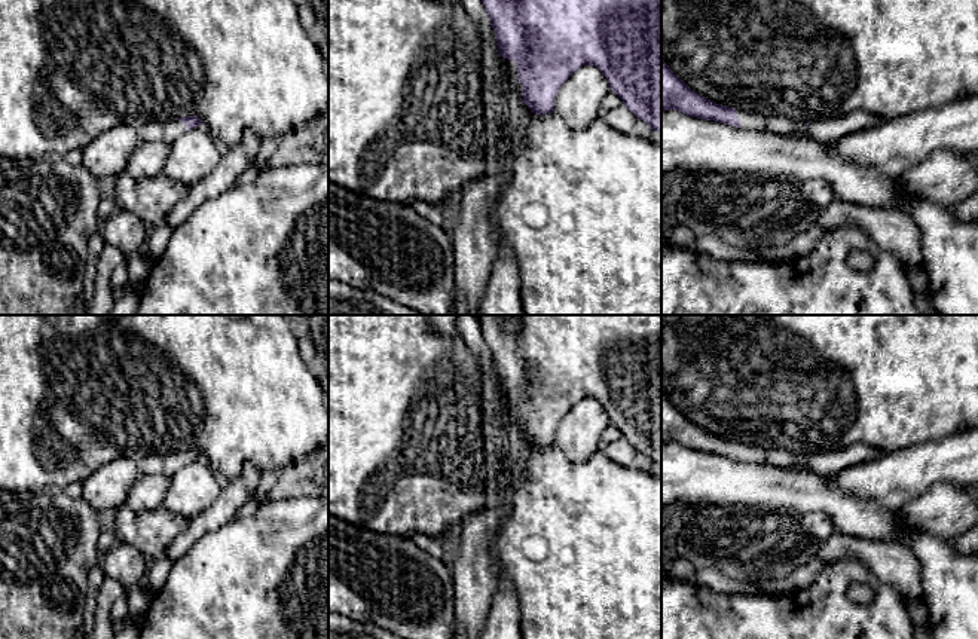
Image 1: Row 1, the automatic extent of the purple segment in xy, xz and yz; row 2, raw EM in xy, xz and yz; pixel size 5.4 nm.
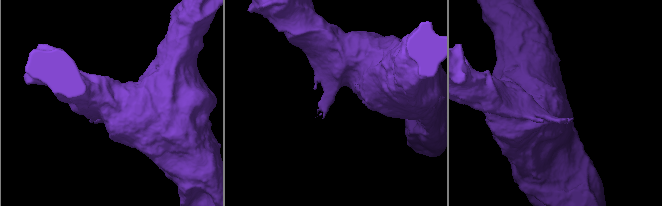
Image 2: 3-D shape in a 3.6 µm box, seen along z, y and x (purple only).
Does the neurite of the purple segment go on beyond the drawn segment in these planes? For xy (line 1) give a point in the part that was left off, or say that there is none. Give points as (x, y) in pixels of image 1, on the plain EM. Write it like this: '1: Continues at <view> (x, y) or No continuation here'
1: Continues at xy (168, 464)

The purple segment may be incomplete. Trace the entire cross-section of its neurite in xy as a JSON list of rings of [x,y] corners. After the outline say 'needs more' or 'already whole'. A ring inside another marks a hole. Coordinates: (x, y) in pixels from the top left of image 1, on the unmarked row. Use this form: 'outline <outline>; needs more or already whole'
outline [[[187,449],[172,452],[161,458],[143,458],[140,459],[138,470],[141,474],[163,474],[171,477],[178,468],[186,464],[195,462],[204,458],[198,449]]]; needs more

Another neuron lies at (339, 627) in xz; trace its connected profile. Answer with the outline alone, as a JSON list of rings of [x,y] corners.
[[[328,612],[328,639],[401,639],[372,623],[361,623],[336,612]]]

